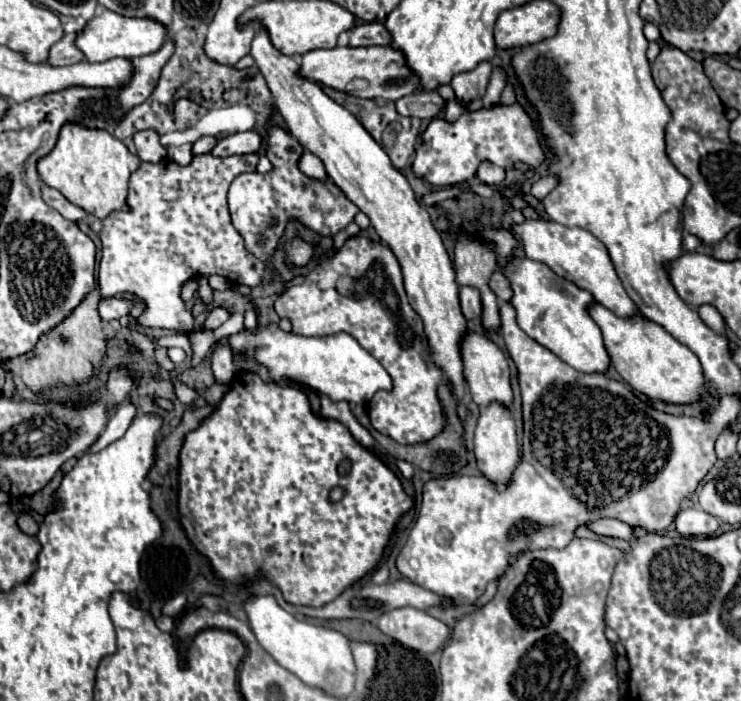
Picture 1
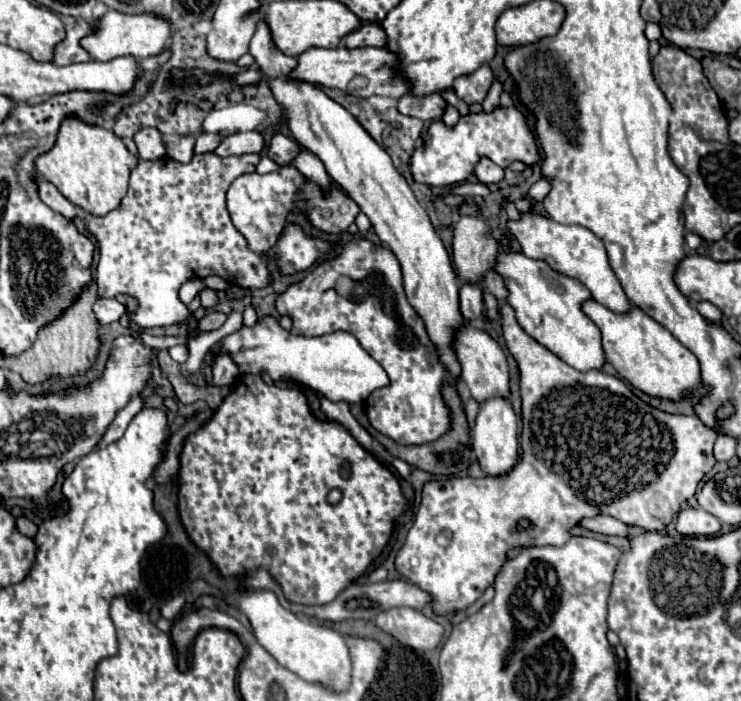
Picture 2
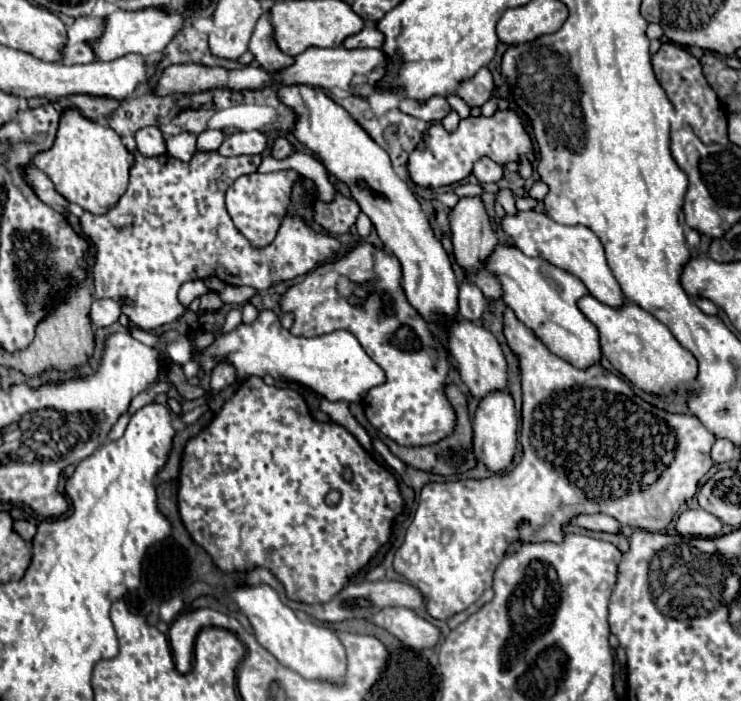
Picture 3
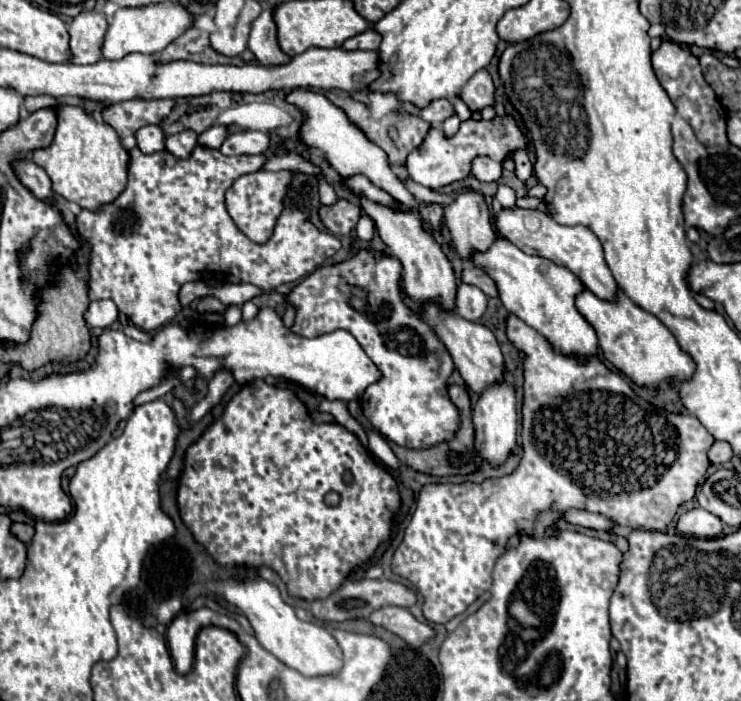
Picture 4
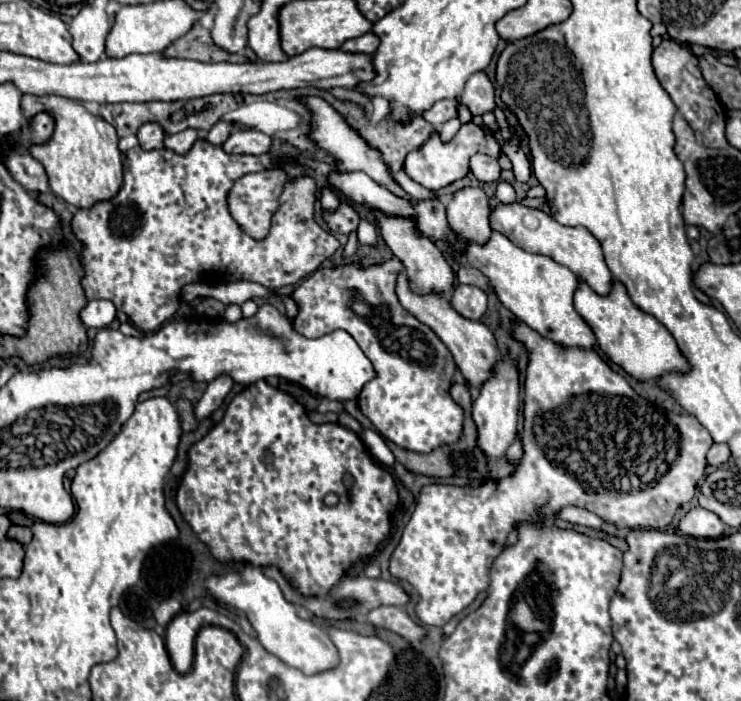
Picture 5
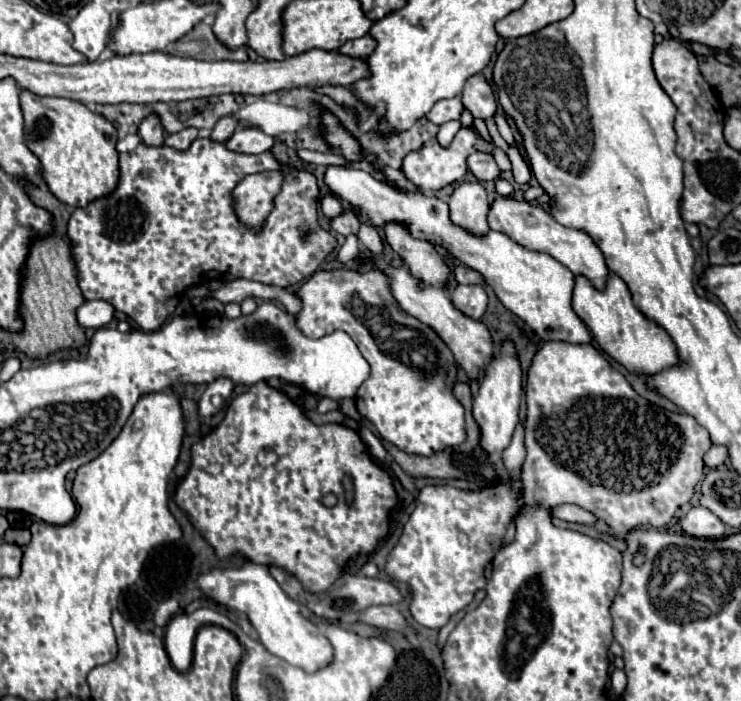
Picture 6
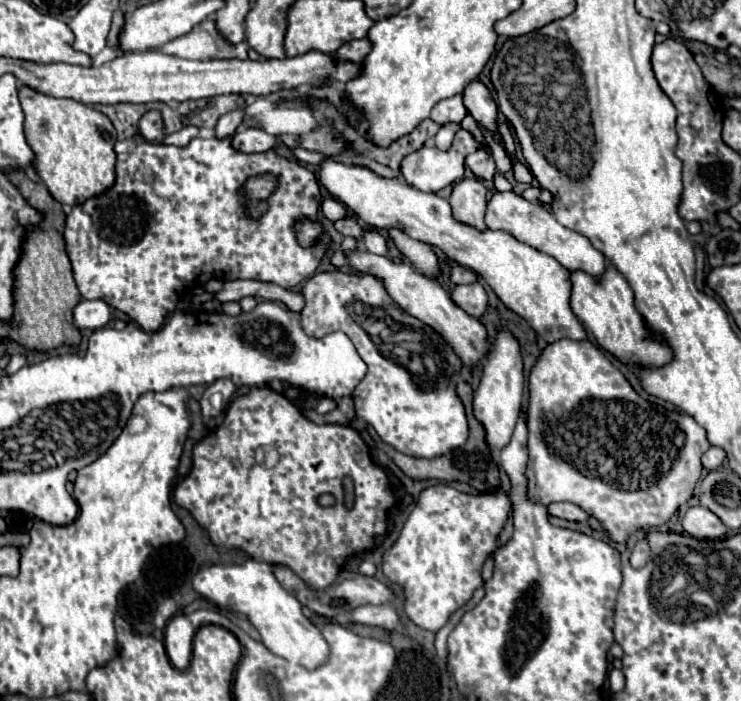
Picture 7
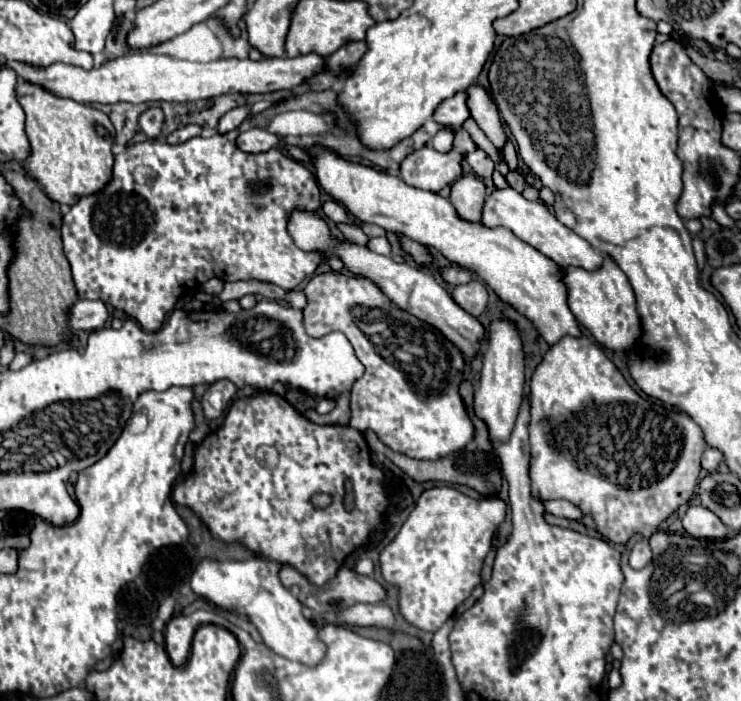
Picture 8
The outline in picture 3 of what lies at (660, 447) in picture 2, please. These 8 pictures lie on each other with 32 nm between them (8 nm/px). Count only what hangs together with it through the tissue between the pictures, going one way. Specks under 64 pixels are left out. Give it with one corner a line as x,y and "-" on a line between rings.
508,306
504,308
504,336
506,336
506,342
508,342
510,350
516,354
516,358
520,362
520,372
522,372
522,422
524,422
522,424
522,436
520,436
520,444
524,446
522,460
512,472
508,472
504,476
490,476
490,478
484,478
484,480
470,480
468,478
468,480
430,482
430,484
426,484
422,488
420,504
418,504
418,510
414,514
414,520
412,520
410,528
406,530
404,544
398,548
396,558
394,558
394,570
398,574
402,574
404,578
408,578
410,584
416,586
426,596
426,606
428,606
430,616
440,618
440,620
448,620
450,616
466,610
470,604
474,604
482,596
482,592
486,588
492,586
492,576
496,572
496,564
500,564
500,560
506,554
506,548
512,542
554,542
554,544
560,544
560,538
564,536
564,532
562,532
564,526
568,526
580,514
598,514
598,512
616,518
624,526
634,526
634,528
650,530
650,532
662,532
672,522
672,518
676,516
680,504
690,500
696,494
696,486
698,486
700,478
714,466
710,450
712,450
712,444
716,442
716,436
712,436
712,432
708,432
708,428
704,428
696,416
692,416
692,414
688,414
688,416
670,414
670,412
664,412
664,410
658,410
658,408
650,406
648,402
644,402
642,398
638,398
632,392
632,388
628,386
628,382
624,378
606,372
602,366
592,366
588,370
574,368
566,360
552,354
516,318
516,314

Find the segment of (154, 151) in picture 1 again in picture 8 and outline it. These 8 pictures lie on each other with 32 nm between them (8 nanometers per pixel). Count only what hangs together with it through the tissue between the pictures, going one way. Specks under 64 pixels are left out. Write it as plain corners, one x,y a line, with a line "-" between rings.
150,108
140,116
140,130
150,138
150,140
158,140
160,132
162,132
162,124
164,124
164,114
160,108

